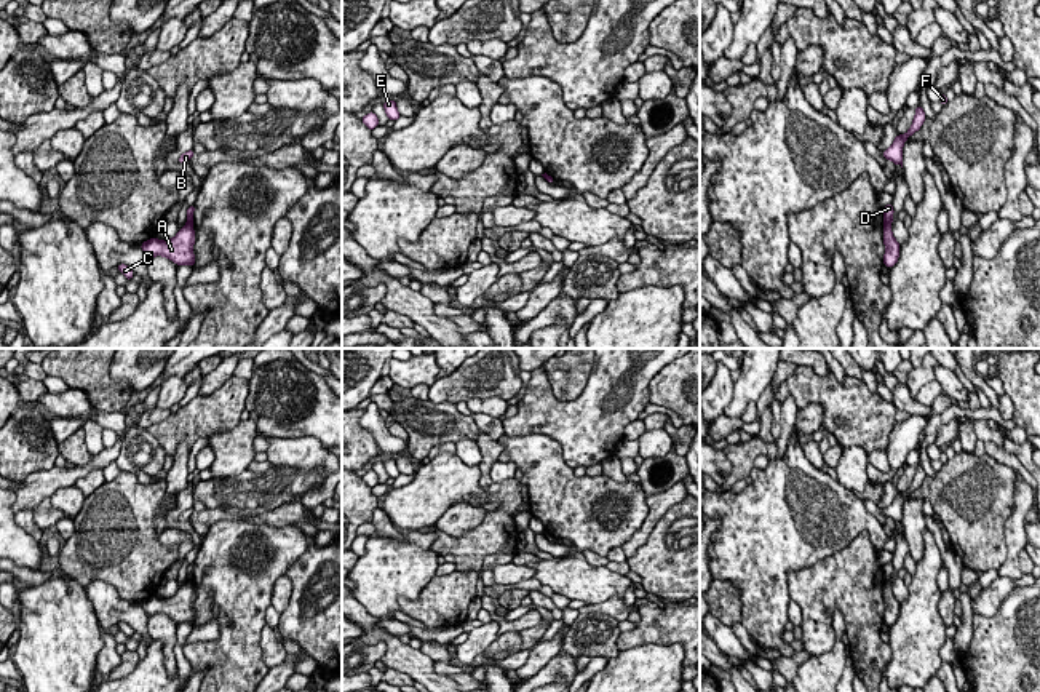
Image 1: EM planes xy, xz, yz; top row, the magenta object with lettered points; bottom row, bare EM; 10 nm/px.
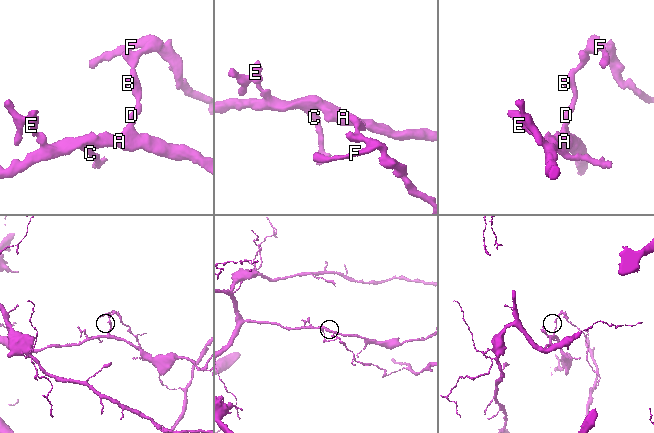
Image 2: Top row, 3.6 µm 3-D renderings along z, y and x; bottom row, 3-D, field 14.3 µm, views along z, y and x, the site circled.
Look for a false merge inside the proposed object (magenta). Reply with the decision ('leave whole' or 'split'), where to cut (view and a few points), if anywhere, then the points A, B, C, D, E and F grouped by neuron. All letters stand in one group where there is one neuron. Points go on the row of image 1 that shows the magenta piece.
split; cut in yz along (885, 222), (890, 227); A C E / B D F

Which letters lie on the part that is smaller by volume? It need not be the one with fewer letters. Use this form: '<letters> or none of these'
B, D, F

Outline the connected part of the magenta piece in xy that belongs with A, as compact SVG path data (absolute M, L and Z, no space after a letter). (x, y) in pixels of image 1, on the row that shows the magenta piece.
M185 224L182 229L179 229L177 235L171 240L158 240L150 238L144 243L141 243L141 248L147 259L152 259L155 256L163 256L169 260L173 260L176 265L190 265L195 264L195 254L193 254L193 243L195 243L195 230L193 224Z

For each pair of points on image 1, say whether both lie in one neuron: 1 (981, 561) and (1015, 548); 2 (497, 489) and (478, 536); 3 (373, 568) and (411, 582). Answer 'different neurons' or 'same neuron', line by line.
1: different neurons
2: same neuron
3: same neuron

